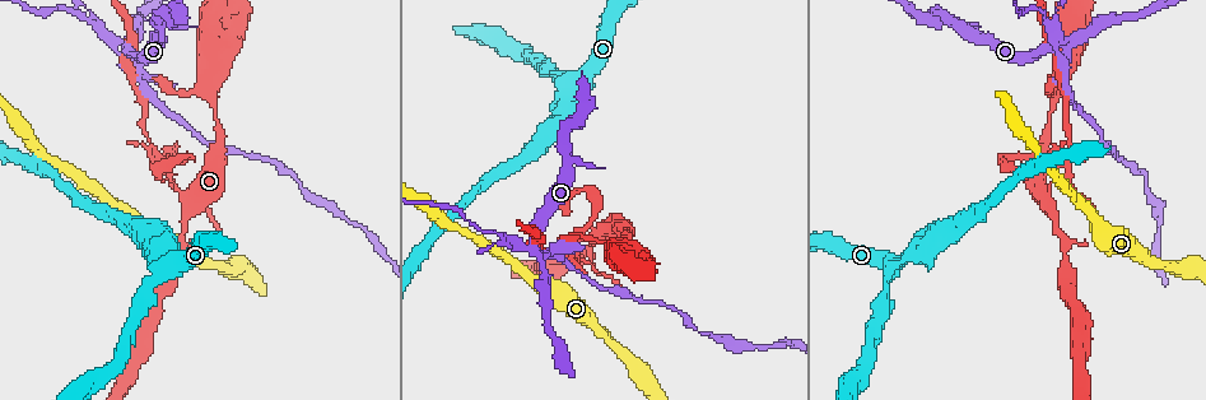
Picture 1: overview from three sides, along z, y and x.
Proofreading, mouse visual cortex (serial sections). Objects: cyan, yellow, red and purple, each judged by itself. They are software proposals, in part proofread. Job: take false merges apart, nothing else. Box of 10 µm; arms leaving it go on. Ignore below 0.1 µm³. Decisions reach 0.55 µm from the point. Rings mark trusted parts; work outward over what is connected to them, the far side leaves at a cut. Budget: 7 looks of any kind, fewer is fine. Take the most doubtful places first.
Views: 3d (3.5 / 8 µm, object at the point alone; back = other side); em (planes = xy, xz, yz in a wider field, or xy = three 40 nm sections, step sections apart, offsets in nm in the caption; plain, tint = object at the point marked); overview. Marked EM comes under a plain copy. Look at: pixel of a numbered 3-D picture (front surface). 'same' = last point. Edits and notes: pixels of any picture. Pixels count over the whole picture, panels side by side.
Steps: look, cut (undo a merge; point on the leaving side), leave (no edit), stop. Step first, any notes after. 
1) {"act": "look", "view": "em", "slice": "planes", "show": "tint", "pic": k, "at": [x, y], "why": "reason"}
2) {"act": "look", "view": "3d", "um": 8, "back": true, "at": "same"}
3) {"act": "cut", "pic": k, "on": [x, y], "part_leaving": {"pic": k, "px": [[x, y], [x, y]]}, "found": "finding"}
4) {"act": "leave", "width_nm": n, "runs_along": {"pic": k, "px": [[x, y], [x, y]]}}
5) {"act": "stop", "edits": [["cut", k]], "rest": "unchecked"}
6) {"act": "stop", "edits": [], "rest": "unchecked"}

{"act": "look", "view": "3d", "um": 8, "pic": 1, "at": [169, 173], "why": "a narrow waist"}

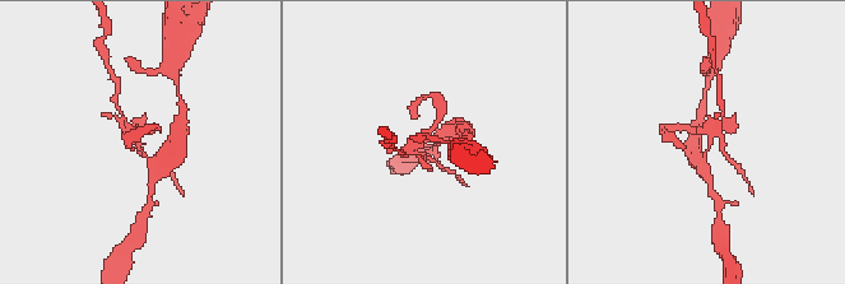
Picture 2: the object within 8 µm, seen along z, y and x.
{"act": "look", "view": "3d", "um": 3.5, "at": "same"}

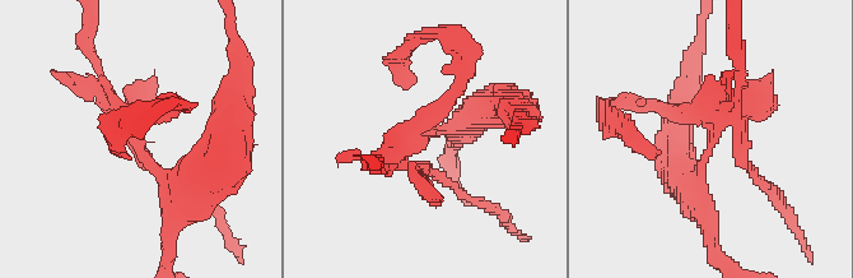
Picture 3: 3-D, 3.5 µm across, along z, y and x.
{"act": "look", "view": "em", "slice": "planes", "show": "tint", "pic": 3, "at": [712, 144]}

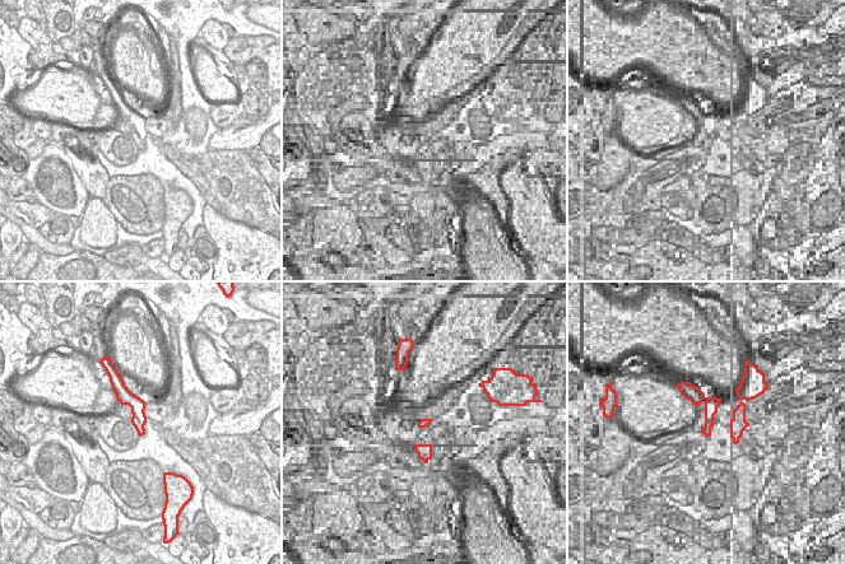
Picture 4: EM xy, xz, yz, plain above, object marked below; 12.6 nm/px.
{"act": "cut", "pic": 3, "on": [742, 161], "found": "a second cell is stuck on"}

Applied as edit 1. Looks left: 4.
{"act": "look", "view": "3d", "um": 3.5, "pic": 1, "at": [536, 247], "why": "a fork"}

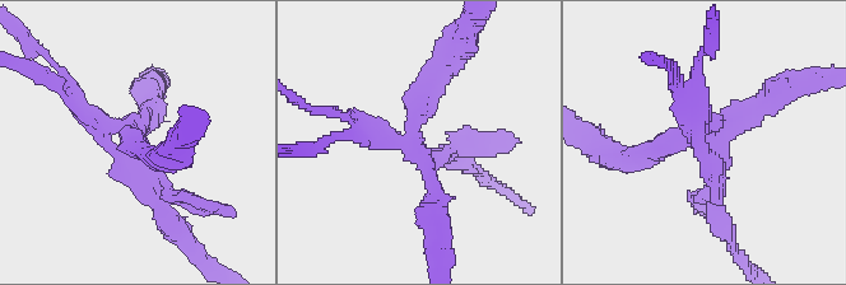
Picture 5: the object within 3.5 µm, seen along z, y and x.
{"act": "look", "view": "em", "slice": "xy", "step": 2, "show": "tint", "pic": 5, "at": [414, 140]}

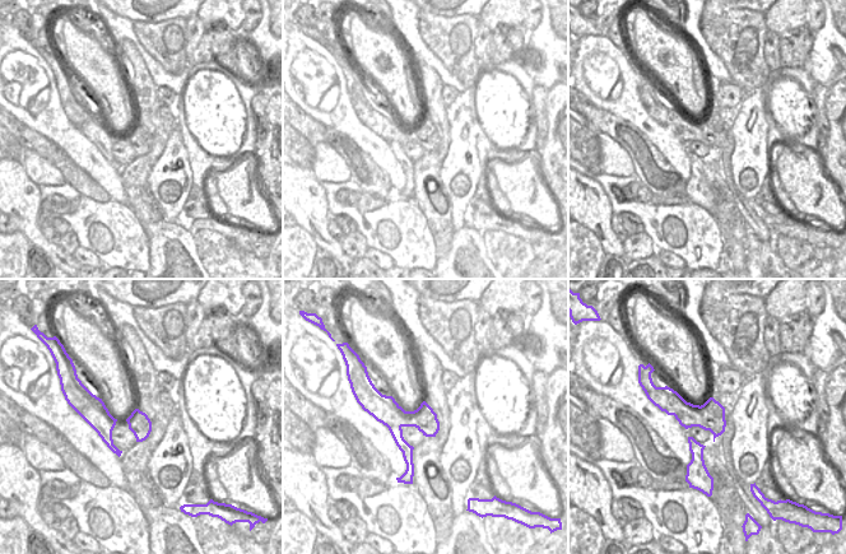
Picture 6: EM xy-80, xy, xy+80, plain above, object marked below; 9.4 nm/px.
{"act": "cut", "pic": 5, "on": [689, 110], "width_nm": 240, "part_leaving": {"pic": 5, "px": [[717, 153], [717, 215], [734, 251]]}, "found": "a second cell is stuck on"}

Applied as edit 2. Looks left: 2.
{"act": "stop", "edits": [["cut", 3], ["cut", 5]], "rest": "unchecked"}

